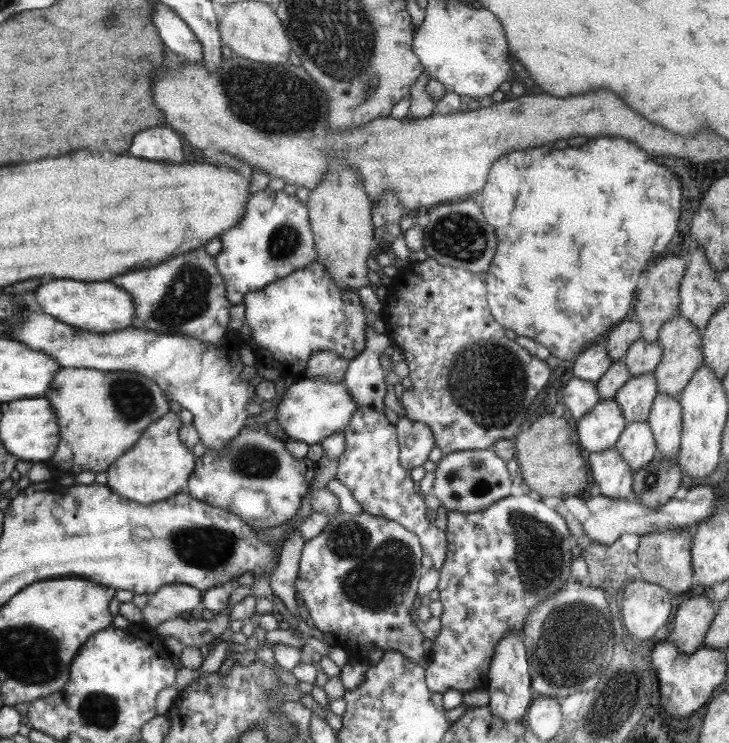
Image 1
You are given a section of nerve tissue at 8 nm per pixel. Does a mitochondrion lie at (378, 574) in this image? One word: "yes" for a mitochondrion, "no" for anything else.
yes

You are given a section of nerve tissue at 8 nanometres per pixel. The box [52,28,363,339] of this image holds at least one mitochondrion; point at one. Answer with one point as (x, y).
(272, 100)

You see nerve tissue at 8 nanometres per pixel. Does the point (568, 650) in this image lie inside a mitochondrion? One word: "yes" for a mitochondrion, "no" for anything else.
yes

